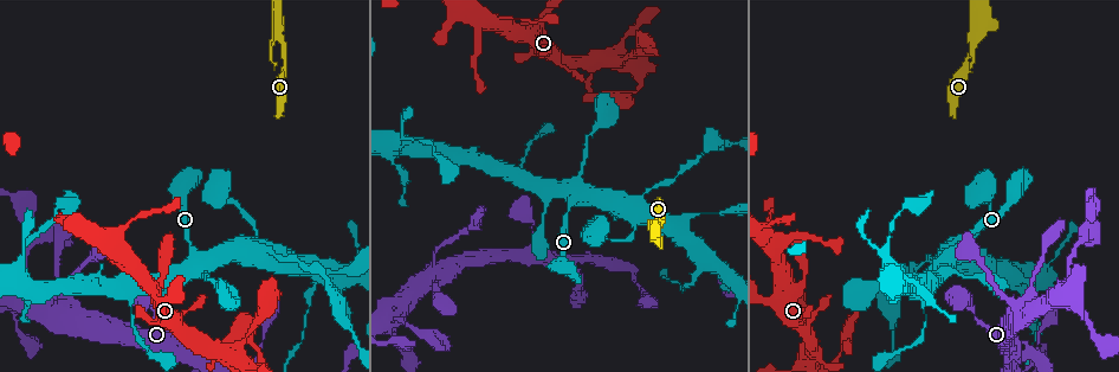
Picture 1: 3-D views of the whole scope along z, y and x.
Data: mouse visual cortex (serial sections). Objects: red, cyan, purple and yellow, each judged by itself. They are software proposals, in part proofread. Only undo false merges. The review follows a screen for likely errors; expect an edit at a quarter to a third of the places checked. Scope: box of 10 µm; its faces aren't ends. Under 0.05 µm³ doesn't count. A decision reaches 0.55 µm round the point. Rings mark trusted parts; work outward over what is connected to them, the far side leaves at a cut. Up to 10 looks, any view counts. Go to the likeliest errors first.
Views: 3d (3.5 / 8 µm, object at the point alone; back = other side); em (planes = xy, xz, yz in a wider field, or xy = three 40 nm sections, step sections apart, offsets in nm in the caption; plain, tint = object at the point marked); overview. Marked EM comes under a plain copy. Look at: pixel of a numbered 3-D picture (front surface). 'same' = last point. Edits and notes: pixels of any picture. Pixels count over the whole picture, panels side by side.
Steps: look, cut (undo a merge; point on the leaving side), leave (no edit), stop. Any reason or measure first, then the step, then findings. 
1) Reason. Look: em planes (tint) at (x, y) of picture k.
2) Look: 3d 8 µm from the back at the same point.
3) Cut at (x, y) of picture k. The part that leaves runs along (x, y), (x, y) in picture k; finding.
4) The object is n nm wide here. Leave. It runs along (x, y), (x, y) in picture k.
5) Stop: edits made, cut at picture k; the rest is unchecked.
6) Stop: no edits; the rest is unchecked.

Four or more arms meet. Look: 3d 3.5 µm at (575, 194) of picture 1.

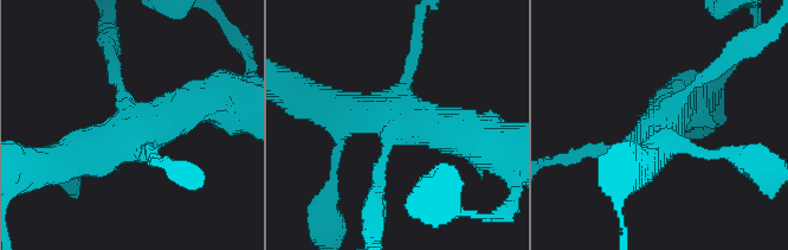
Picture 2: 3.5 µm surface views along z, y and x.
4 arms meet here; the arms are 150, 200, 450, 500 nm wide. Look: em xy step 5 (tint) at (395, 125) of picture 2.

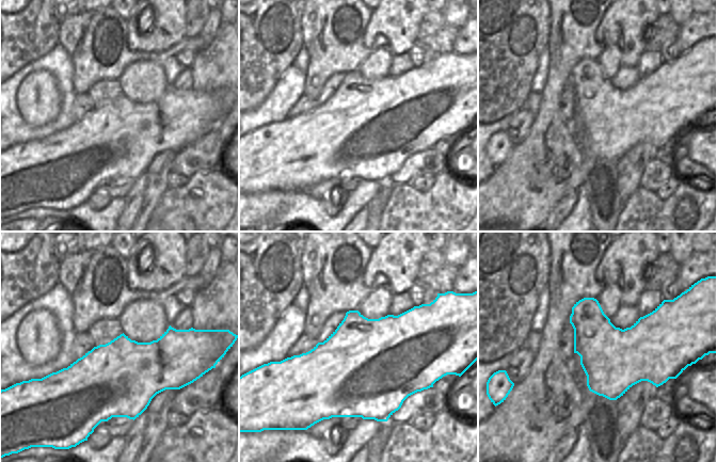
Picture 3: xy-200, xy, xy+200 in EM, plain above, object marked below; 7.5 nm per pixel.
Leave. It runs along (378, 178), (395, 127), (469, 139) in picture 2; all the same cell.

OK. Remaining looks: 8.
Small branch off a trunk. Look: 3d 3.5 µm at (132, 295) of picture 1.

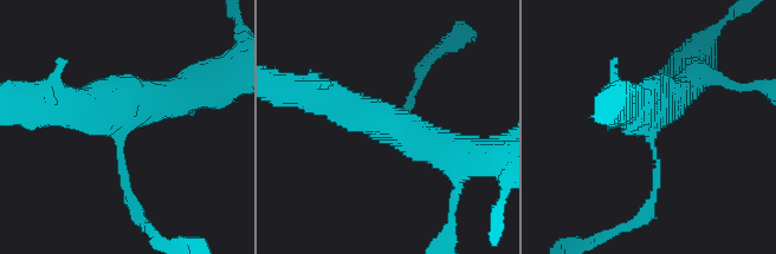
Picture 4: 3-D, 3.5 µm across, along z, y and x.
3 arms meet here; the arms are 100, 450, 450 nm wide. Look: em xy step 2 (tint) at (121, 123) of picture 4.

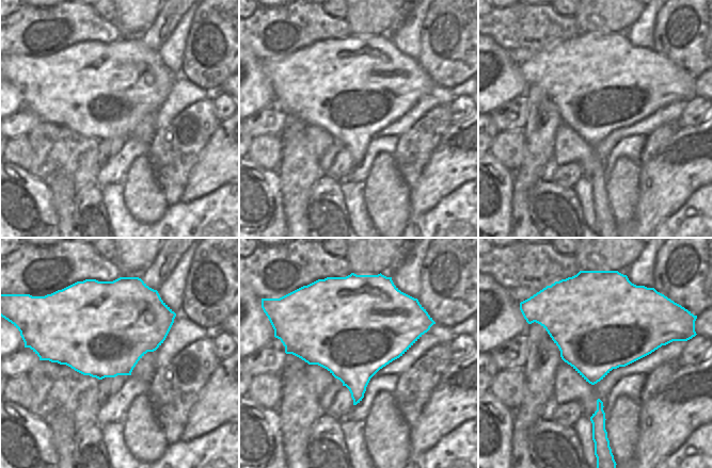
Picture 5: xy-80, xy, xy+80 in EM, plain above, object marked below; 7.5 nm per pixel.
Leave. It runs along (459, 154), (314, 93) in picture 4; all the same cell.

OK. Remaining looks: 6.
Thick turns thin. Look: 3d 3.5 µm at (391, 329) of picture 1.

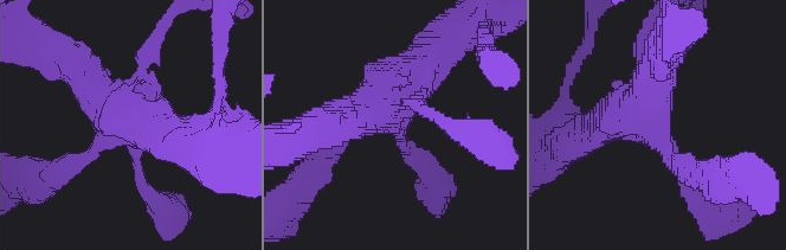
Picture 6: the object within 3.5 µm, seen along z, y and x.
Need the tissue. Look: em xy step 5 (tint) at (398, 120) of picture 6.

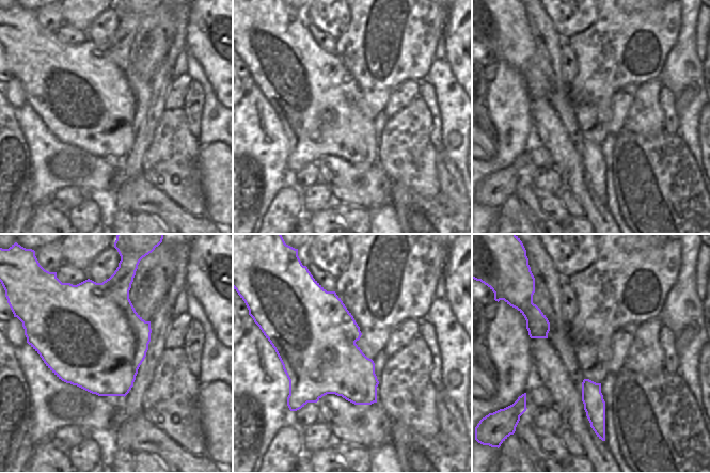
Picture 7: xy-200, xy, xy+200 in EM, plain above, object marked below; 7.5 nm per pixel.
The object is 600 nm wide here. Leave. It runs along (600, 126), (636, 117), (697, 198) in picture 6; all the same cell.

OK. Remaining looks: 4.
Three arms meet. Look: 3d 3.5 µm at (774, 234) of picture 1.

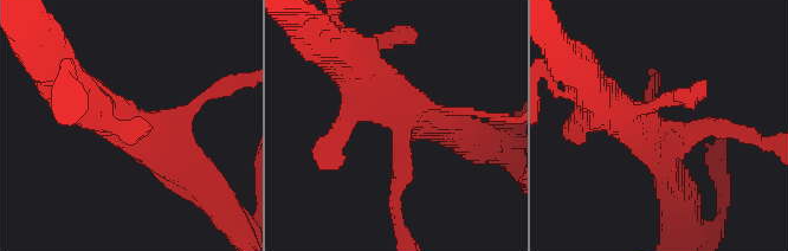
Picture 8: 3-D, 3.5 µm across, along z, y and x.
3 arms meet here; the arms are 200, 300, 400 nm wide. Look: em xy step 1 (tint) at (403, 118) of picture 8.

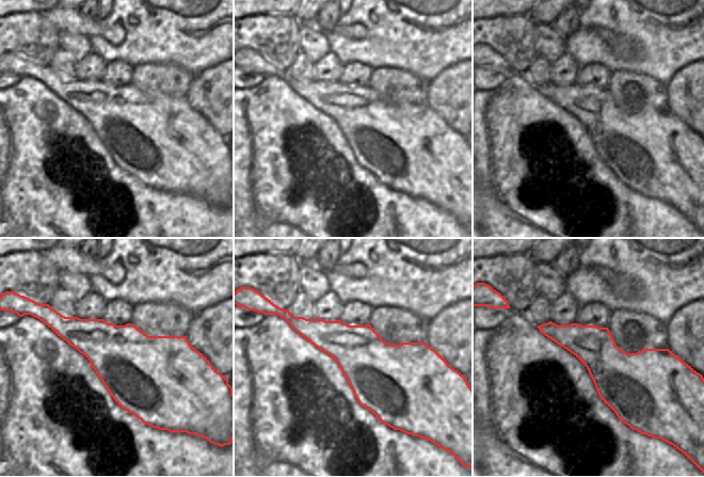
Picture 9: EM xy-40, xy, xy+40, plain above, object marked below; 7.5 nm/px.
Leave. It runs along (462, 132), (404, 120), (396, 193) in picture 8; all the same cell.

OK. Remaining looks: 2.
Stop: no edits; the rest is unchecked.

